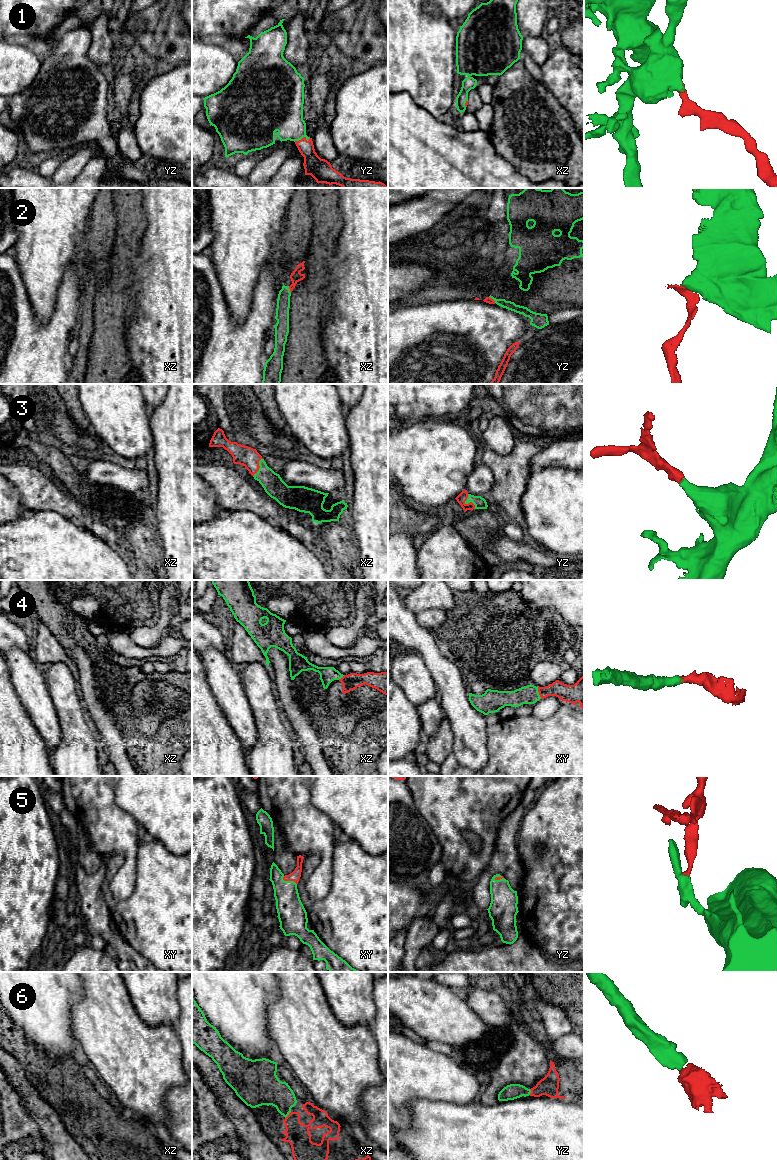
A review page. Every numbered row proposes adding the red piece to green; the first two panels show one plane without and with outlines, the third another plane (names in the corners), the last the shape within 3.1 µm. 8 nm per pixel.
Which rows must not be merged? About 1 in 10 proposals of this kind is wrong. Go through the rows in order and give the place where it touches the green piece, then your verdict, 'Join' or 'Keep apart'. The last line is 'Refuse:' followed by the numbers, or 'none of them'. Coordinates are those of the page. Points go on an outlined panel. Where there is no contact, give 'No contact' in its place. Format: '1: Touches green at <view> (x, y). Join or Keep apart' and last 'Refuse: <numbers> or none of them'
1: Touches green at yz (302, 137). Join
2: Touches green at xz (289, 289). Join
3: Touches green at yz (467, 503). Join
4: Touches green at xy (538, 693). Join
5: Touches green at xy (289, 881). Join
6: Touches green at xz (288, 1114). Join
Refuse: none of them

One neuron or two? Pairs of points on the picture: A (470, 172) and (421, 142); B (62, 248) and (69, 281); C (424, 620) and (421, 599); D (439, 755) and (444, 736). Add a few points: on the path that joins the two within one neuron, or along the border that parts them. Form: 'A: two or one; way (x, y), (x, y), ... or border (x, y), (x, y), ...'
A: one; way (458, 172), (451, 172), (433, 154)
B: two; border (82, 252), (67, 267), (57, 291)
C: two; border (446, 610), (423, 609), (416, 614)
D: one; way (439, 750), (442, 741)

